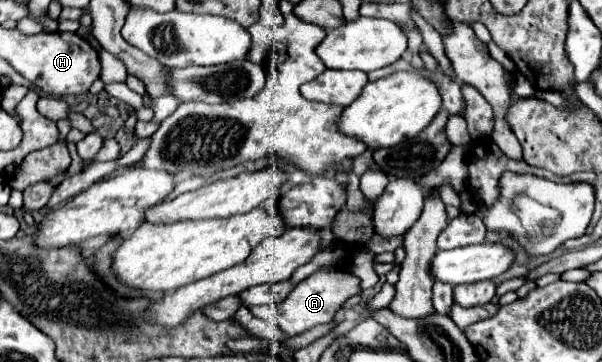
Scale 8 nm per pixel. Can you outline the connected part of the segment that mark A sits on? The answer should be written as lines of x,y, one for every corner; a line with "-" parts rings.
324,268
318,270
316,274
312,274
310,278
302,280
292,294
278,304
278,314
276,314
276,322
280,324
280,328
288,334
288,336
296,336
302,334
318,324
326,324
334,318
334,314
338,312
338,308
354,294
360,292
358,288
360,280
356,276
352,276
346,270
338,270
338,268

